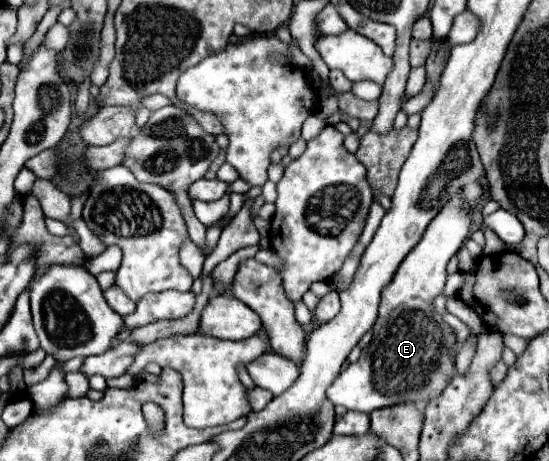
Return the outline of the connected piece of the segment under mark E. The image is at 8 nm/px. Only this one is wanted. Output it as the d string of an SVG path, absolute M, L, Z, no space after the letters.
M462 192L452 198L426 228L422 240L398 266L392 282L382 290L380 314L372 328L372 342L358 362L346 366L328 388L328 398L348 410L372 412L404 402L430 402L448 386L454 368L454 330L434 310L434 298L444 292L446 264L468 236L470 210L462 204Z

